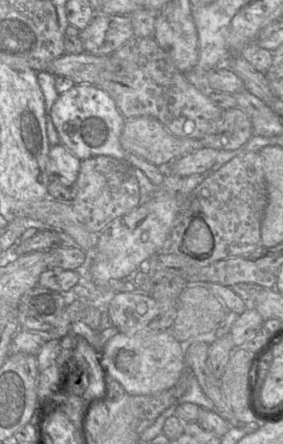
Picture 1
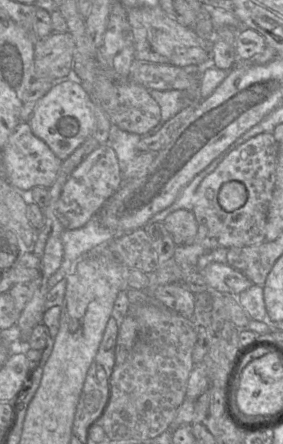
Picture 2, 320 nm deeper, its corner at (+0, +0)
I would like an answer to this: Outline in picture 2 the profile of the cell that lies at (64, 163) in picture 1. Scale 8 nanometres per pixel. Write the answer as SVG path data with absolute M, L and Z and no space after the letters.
M20 122L15 127L1 153L6 180L22 192L30 192L37 186L47 189L51 187L62 163L48 145L32 133L28 122Z

